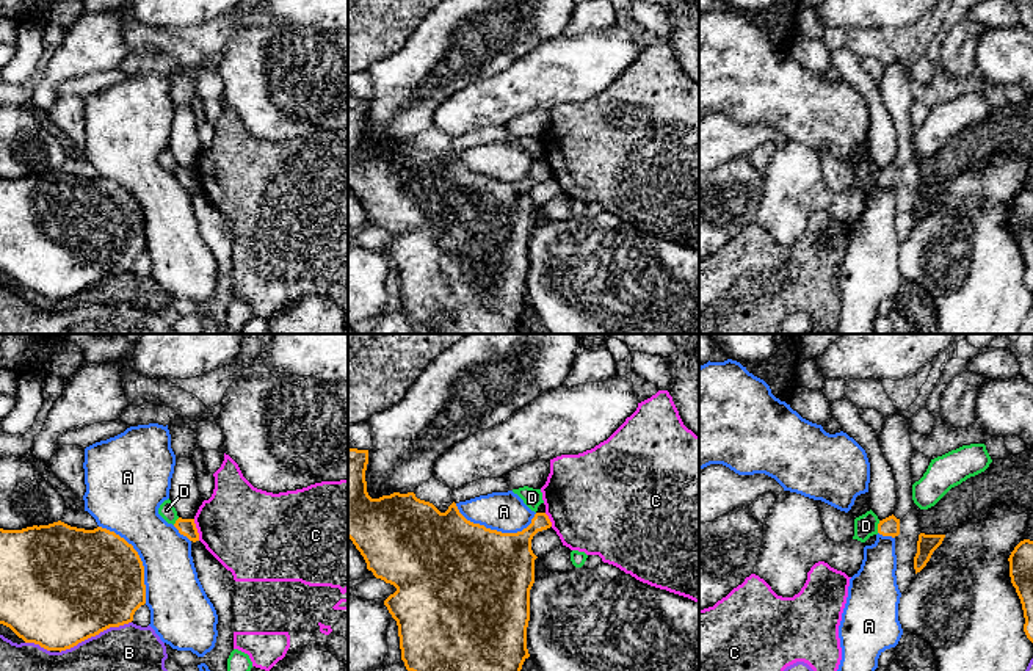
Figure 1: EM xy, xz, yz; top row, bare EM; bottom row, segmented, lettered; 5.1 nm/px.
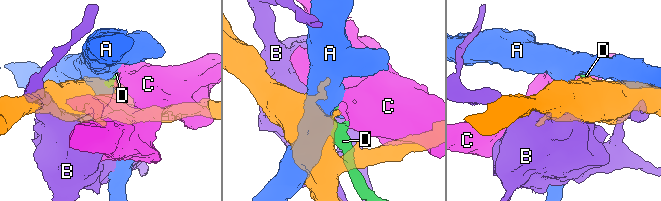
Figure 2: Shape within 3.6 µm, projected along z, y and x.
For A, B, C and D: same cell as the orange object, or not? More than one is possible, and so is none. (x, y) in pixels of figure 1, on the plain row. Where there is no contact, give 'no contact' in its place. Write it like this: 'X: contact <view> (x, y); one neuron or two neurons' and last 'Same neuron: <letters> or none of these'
A: contact xy (140, 207); two neurons
B: contact xy (94, 284); two neurons
C: contact xy (196, 179); two neurons
D: contact yz (878, 176); two neurons
Same neuron: none of these

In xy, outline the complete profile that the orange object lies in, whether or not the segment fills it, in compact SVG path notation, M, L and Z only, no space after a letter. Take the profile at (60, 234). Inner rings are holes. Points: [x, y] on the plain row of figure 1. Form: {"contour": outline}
{"contour": "M61 169L49 174L33 174L22 179L0 177L0 273L9 276L25 292L34 292L47 299L66 299L78 292L99 284L110 276L119 276L133 270L135 260L146 252L144 215L133 198L124 187L107 177L97 176L85 179L71 176Z"}

